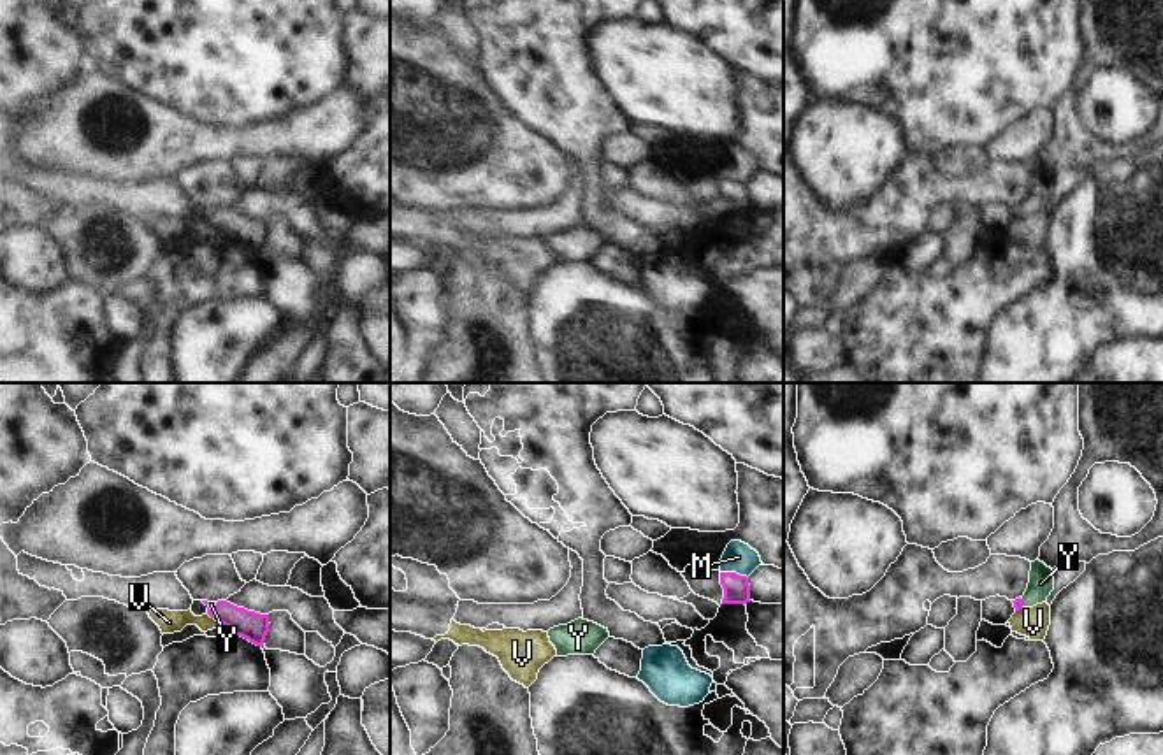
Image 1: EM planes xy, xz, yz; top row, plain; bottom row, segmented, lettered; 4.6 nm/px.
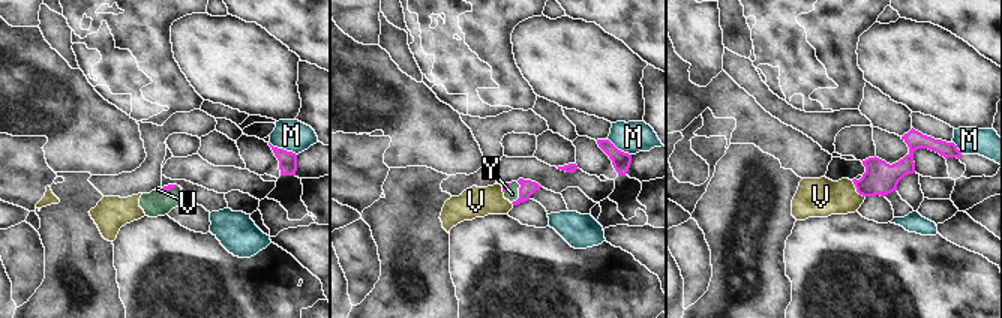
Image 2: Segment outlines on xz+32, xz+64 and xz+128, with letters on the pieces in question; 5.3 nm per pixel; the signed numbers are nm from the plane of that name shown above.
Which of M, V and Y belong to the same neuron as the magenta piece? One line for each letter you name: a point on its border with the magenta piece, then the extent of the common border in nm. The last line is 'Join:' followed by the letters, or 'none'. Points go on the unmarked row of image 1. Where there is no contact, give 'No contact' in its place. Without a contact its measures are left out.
Y: Touches magenta at xy (216, 213). Shared border 50 nm
Join: Y

